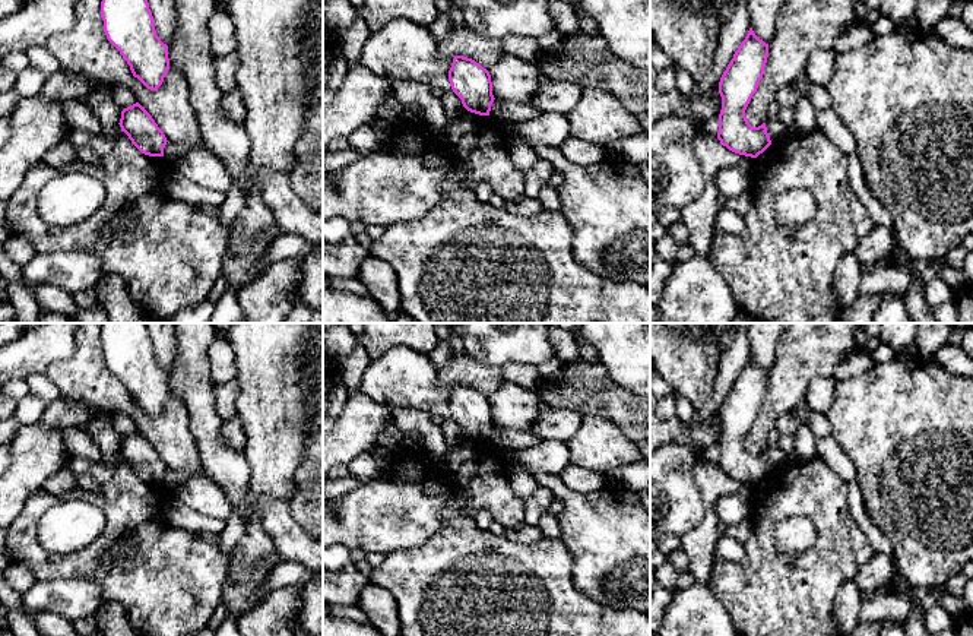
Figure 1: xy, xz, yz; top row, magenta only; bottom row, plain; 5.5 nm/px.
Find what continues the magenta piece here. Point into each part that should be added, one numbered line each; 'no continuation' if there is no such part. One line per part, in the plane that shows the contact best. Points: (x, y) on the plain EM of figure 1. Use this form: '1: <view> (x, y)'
no continuation

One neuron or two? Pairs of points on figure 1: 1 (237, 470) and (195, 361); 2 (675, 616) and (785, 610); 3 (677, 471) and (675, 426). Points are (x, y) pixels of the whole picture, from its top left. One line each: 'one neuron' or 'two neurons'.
1: one neuron
2: two neurons
3: two neurons

